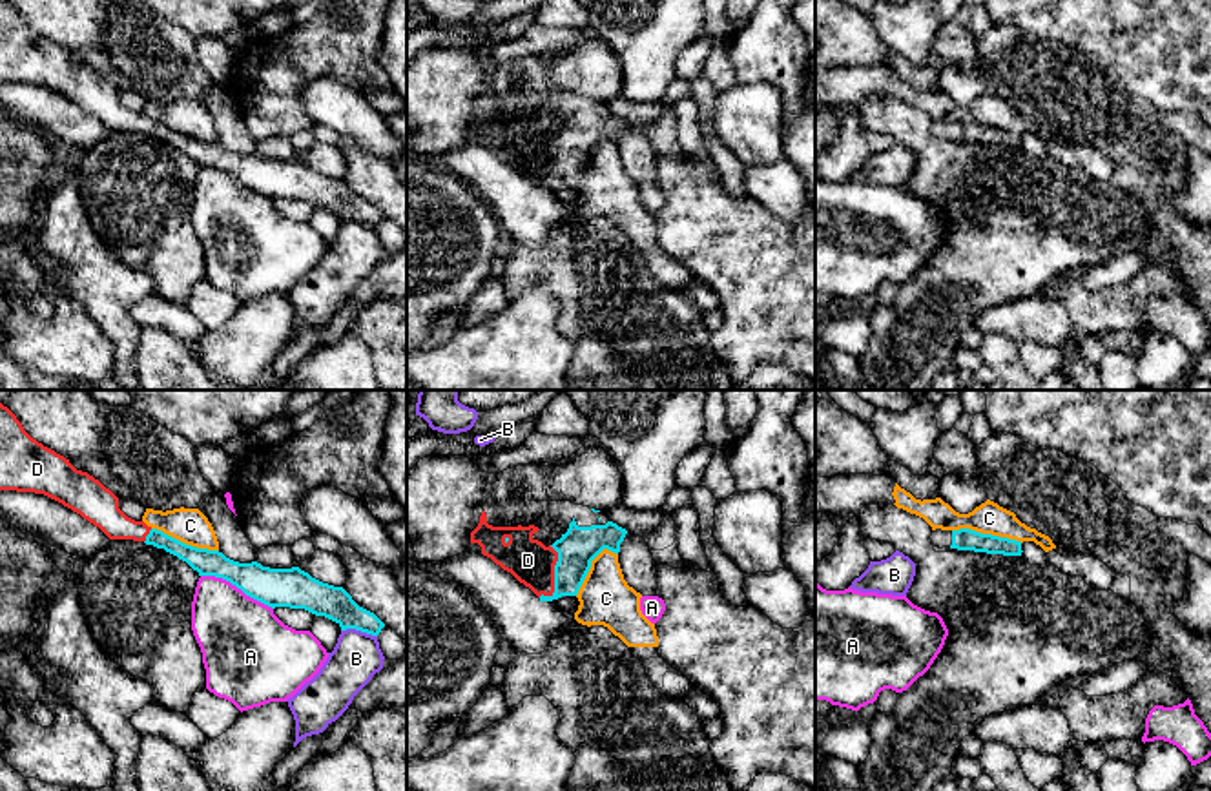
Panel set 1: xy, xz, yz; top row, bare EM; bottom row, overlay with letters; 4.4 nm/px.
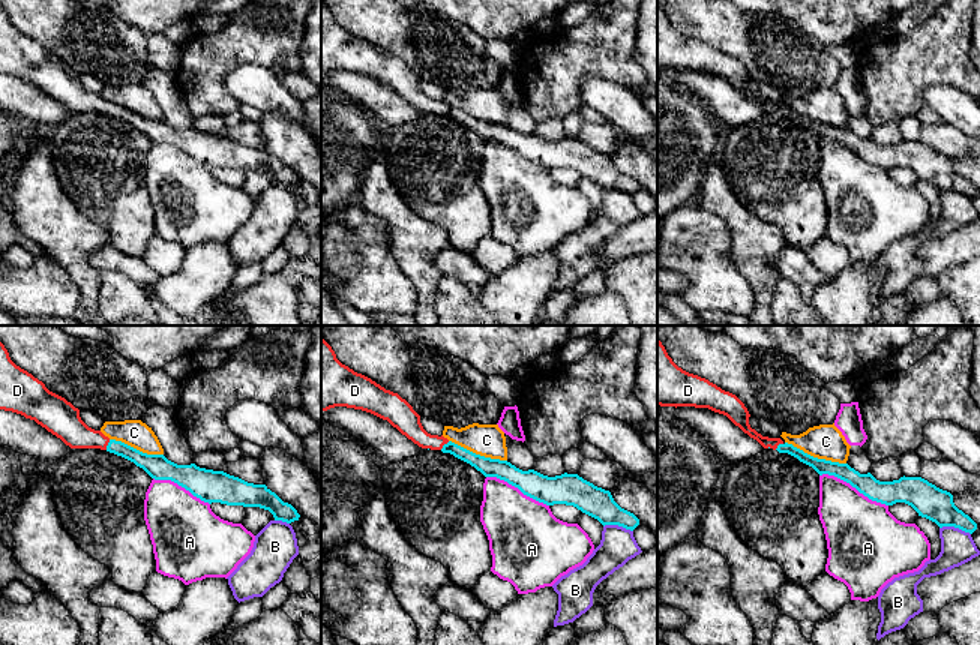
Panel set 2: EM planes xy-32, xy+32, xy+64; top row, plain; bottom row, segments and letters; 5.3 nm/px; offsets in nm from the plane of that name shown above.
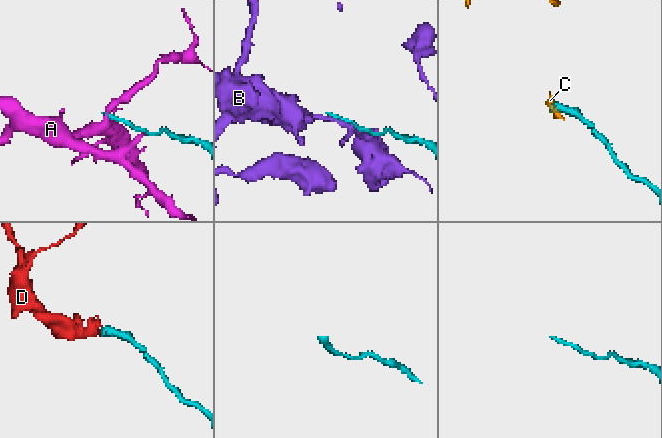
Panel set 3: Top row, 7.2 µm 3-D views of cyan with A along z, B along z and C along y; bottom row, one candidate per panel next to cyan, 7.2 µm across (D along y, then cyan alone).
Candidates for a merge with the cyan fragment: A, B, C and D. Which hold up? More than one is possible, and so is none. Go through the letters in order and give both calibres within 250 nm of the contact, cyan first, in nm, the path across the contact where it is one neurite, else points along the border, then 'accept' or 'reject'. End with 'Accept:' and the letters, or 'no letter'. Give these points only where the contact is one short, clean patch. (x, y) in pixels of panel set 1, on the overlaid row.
A: calibres 180 and 380 nm; reject
B: calibres 150 and 220 nm; reject
C: calibres 100 and 140 nm; reject
D: calibres 170 and 190 nm; accept
Accept: D

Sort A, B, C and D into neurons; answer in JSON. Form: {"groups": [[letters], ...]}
{"groups": [["A"], ["B"], ["C"], ["D"]]}

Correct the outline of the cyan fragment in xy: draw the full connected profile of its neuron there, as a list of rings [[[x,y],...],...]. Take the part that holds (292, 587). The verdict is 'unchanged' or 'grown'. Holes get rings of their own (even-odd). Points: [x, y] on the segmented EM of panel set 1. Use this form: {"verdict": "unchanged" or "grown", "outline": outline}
{"verdict": "grown", "outline": [[[0,403],[0,490],[16,490],[16,492],[35,492],[44,494],[73,512],[80,514],[84,519],[98,527],[109,539],[133,539],[144,541],[157,549],[177,556],[186,561],[199,576],[215,576],[230,581],[241,589],[246,596],[275,609],[305,609],[316,616],[325,616],[336,622],[341,631],[356,629],[372,636],[378,636],[385,623],[370,611],[359,607],[352,596],[343,587],[334,587],[312,578],[308,572],[299,567],[292,569],[270,569],[263,567],[257,561],[239,563],[226,558],[219,550],[197,549],[186,545],[162,530],[148,527],[144,521],[135,521],[128,518],[119,508],[119,498],[106,488],[98,479],[88,472],[77,470],[69,459],[57,454],[55,450],[44,447],[33,439],[16,419],[16,416]]]}

